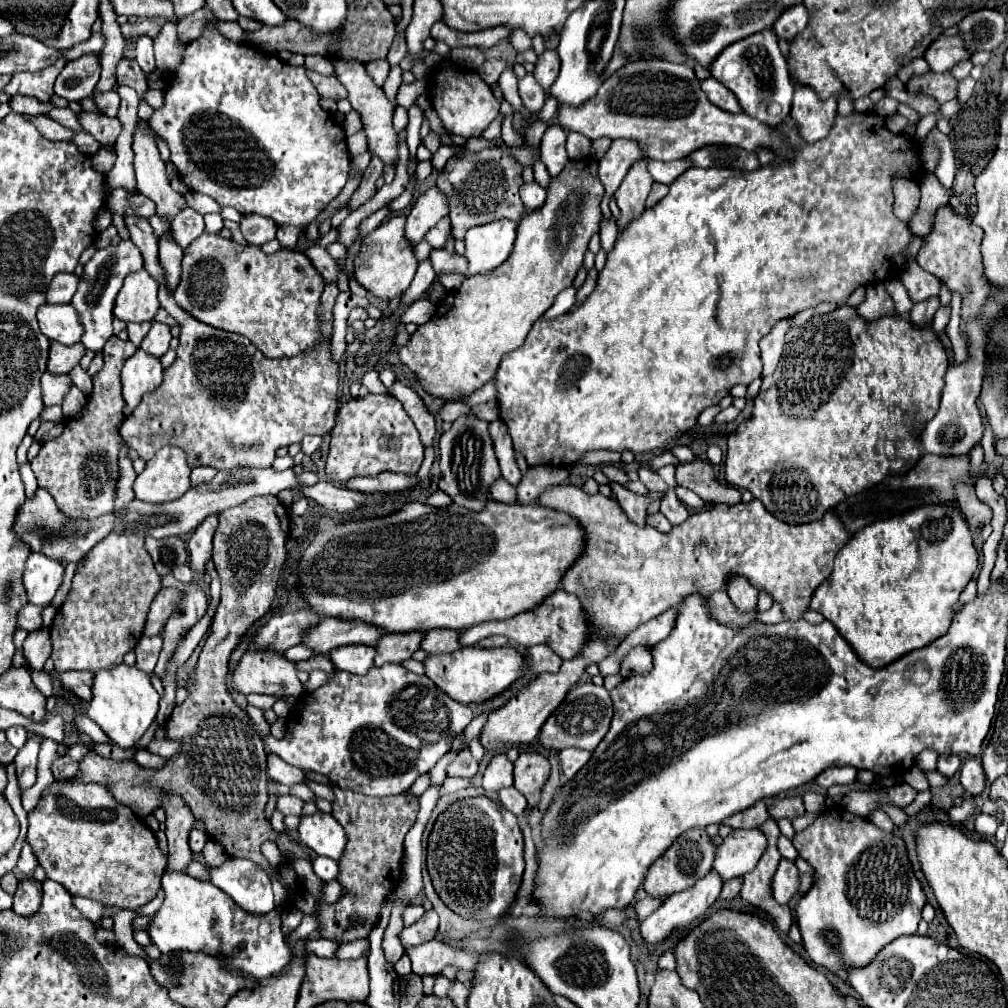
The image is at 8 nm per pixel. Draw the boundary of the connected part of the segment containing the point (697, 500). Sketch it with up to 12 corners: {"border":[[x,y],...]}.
{"border":[[677,486],[675,493],[686,506],[705,507],[704,501],[687,488]]}

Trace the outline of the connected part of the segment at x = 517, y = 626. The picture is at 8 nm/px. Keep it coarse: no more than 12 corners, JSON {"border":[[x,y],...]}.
{"border":[[556,590],[534,610],[476,624],[462,646],[498,634],[520,646],[546,644],[564,660],[588,640],[580,600]]}

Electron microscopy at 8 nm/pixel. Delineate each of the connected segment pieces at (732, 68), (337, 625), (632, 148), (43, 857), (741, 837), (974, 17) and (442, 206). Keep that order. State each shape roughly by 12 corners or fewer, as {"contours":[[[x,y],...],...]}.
{"contours":[[[772,28],[708,70],[748,116],[788,118],[794,86]],[[322,618],[302,644],[328,654],[344,644],[376,646],[380,628]],[[612,140],[598,162],[606,188],[602,214],[612,218],[612,200],[628,168],[644,152],[632,140]],[[52,782],[28,814],[46,878],[136,910],[166,858],[102,784]],[[732,830],[712,870],[726,882],[756,868],[766,850],[760,830]],[[998,10],[972,12],[958,26],[972,52],[994,50],[1006,36]],[[438,186],[412,206],[406,238],[418,244],[428,228],[448,214],[448,198]]]}

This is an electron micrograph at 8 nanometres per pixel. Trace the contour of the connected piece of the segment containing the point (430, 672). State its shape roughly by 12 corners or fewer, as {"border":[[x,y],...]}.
{"border":[[512,646],[428,656],[452,700],[480,704],[522,678]]}

